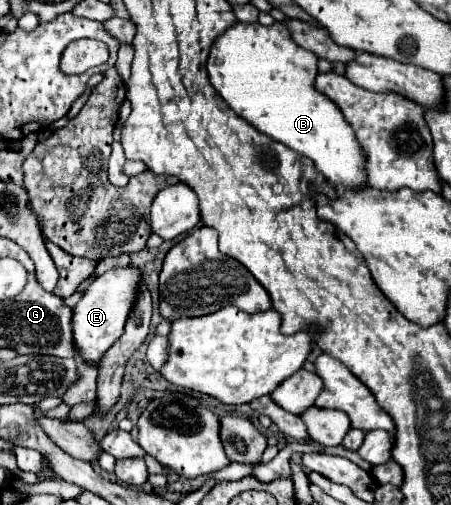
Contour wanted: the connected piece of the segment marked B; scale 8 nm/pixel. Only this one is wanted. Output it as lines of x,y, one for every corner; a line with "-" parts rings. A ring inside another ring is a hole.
236,22
230,26
222,36
214,40
214,46
208,54
208,74
210,82
216,88
216,92
224,98
224,102
246,122
250,122
254,128
258,128
262,134
274,138
276,142
282,142
284,146
304,154
314,162
314,166
332,182
336,188
358,188
366,184
364,176
364,152
356,142
354,130
348,122
344,122
344,116
340,108
328,100
324,94
318,94
314,90
314,78
318,74
316,68
316,56
308,50
300,48
296,42
292,42
290,32
280,22
272,26
262,26
258,22

